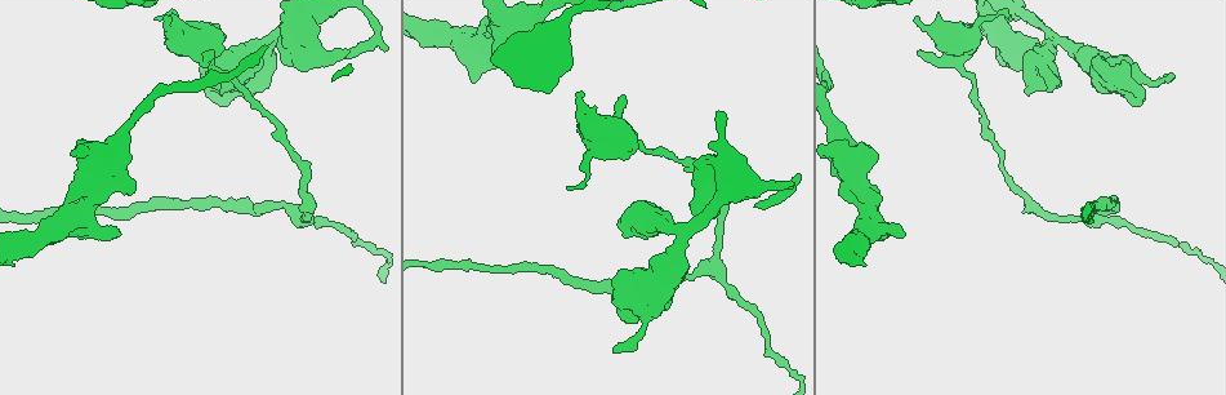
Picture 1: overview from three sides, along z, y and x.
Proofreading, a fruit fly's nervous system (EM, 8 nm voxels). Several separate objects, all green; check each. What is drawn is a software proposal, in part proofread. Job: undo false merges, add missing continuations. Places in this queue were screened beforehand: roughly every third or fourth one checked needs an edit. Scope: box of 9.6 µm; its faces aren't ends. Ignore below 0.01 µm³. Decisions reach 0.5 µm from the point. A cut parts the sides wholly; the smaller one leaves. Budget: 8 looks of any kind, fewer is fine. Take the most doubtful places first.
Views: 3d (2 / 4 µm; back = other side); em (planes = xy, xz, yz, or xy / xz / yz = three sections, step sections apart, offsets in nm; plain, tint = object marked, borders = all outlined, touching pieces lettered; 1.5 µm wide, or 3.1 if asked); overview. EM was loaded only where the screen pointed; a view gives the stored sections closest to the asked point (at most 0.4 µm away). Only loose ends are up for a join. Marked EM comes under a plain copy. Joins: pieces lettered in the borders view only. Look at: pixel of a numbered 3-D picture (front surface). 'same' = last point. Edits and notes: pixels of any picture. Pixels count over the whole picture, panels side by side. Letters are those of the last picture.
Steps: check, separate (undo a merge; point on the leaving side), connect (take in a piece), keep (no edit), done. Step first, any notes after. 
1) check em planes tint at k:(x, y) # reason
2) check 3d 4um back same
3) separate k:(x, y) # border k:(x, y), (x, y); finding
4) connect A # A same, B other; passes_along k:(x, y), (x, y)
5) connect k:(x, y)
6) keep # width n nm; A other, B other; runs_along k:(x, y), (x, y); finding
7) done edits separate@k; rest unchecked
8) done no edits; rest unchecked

check em planes borders at 1:(221, 92)

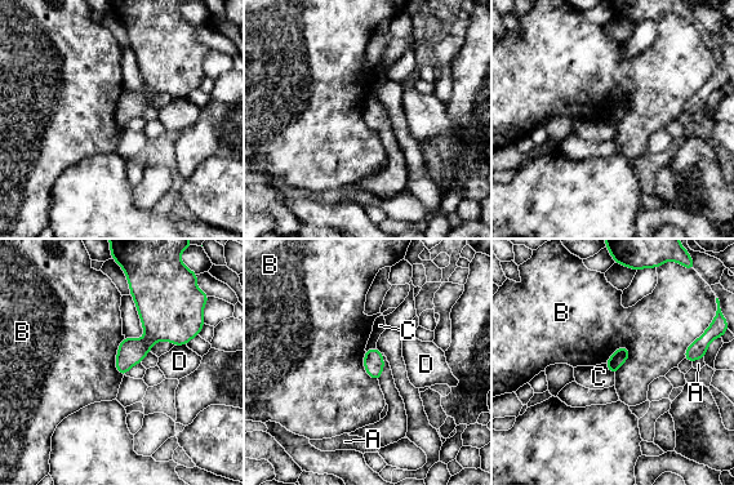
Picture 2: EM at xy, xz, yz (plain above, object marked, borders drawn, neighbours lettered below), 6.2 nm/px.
keep # A other, B other, C other, D other; border 2:(624, 345), (628, 359), (614, 374); no lettered piece goes on from it

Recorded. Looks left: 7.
check em planes borders at 1:(1010, 19)

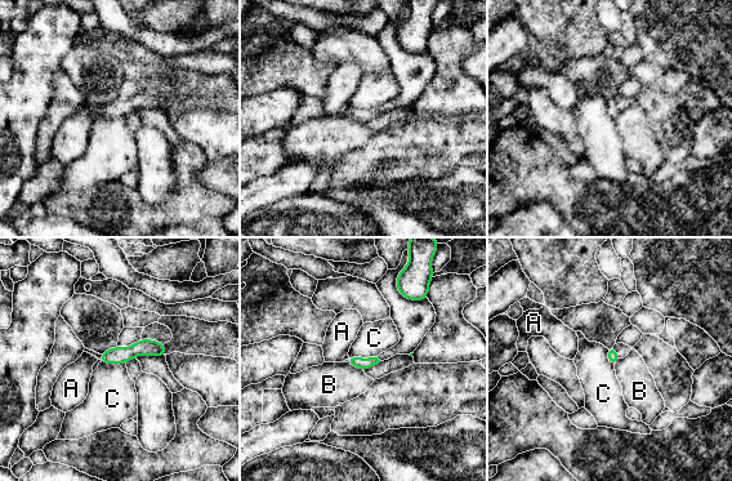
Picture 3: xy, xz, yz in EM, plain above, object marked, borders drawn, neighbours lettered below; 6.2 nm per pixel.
keep # longest_contact C 180 nm; A other, B other, C other; border 3:(348, 355), (376, 357); none of them fits

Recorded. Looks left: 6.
check em xz step 8 borders at 1:(170, 16) # stops while still wide

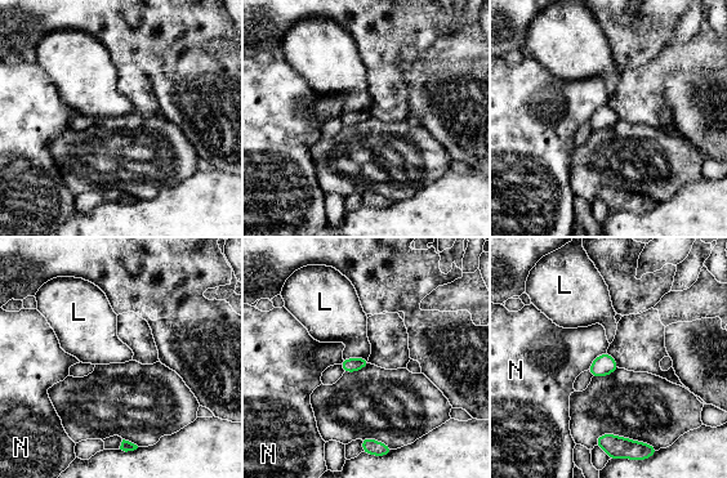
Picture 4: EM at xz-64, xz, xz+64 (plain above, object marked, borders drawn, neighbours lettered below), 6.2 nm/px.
check em planes borders same # another direction

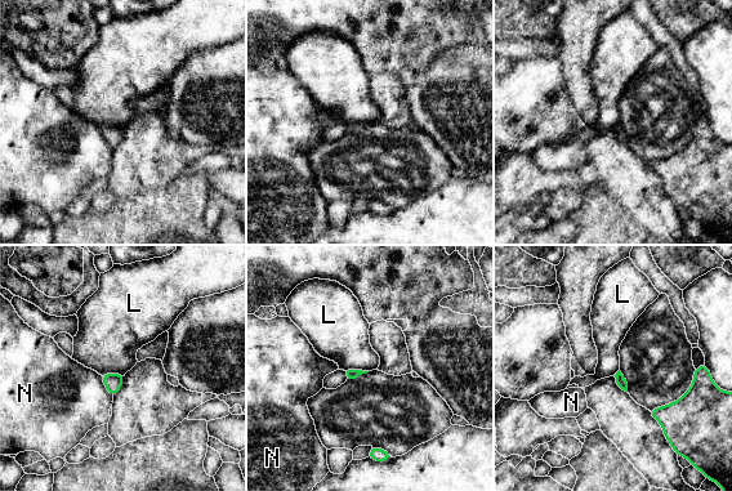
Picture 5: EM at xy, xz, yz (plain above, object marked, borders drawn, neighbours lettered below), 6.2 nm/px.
keep # L other, N other; border 5:(124, 374), (101, 375); no lettered piece goes on from it

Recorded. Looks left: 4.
done no edits; rest unchecked

